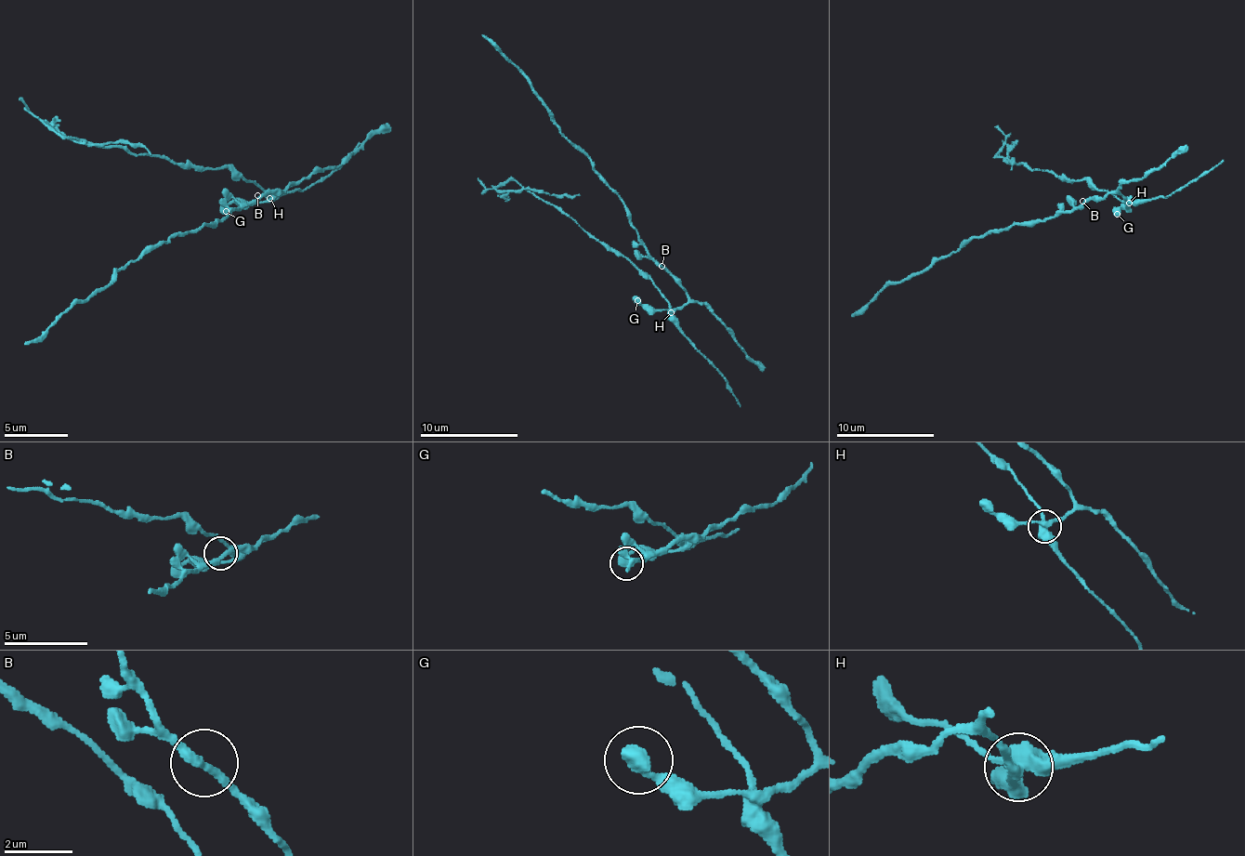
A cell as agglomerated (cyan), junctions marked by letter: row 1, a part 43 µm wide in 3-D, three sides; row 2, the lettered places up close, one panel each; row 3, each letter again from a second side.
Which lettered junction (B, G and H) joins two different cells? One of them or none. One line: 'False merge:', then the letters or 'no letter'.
False merge: H

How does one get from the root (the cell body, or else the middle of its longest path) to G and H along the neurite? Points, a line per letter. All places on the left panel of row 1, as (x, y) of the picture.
G: (257, 198), (267, 192), (283, 192), (293, 186), (286, 186), (264, 202), (235, 202), (226, 211)
H: (257, 198), (267, 192), (283, 192), (293, 186), (286, 186), (270, 198)

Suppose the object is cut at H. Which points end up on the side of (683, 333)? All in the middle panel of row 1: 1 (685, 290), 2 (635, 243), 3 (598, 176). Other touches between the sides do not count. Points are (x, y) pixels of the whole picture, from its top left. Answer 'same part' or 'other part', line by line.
1: other part
2: other part
3: other part

